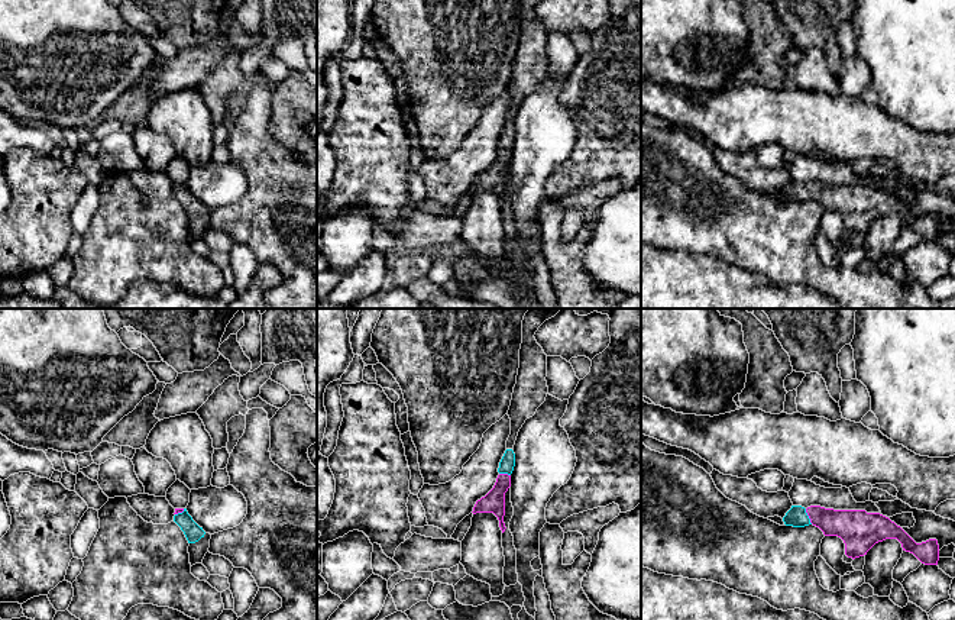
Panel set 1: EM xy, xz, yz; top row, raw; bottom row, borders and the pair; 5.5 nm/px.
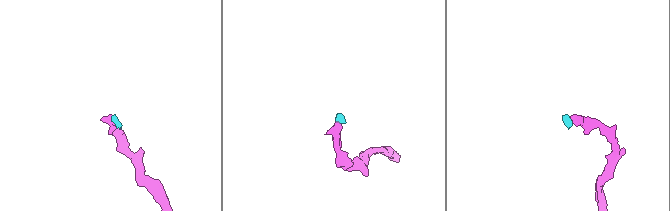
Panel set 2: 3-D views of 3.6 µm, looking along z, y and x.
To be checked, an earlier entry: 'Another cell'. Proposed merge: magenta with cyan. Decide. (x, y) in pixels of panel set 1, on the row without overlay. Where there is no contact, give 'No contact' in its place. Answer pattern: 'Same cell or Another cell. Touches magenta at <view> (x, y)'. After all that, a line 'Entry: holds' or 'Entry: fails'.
Same cell. Touches magenta at yz (808, 190)
Entry: fails

